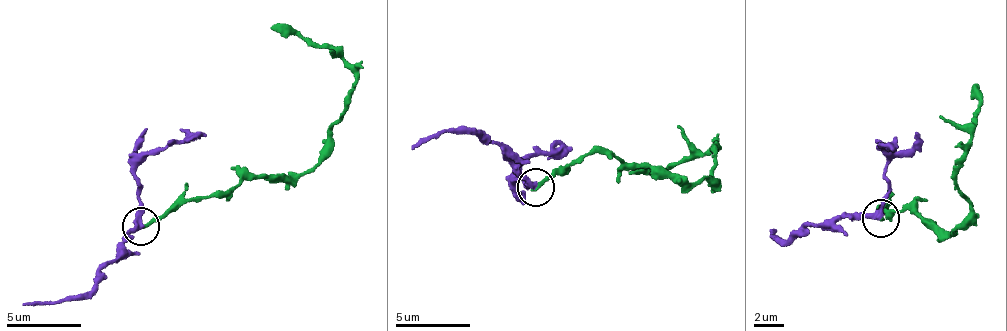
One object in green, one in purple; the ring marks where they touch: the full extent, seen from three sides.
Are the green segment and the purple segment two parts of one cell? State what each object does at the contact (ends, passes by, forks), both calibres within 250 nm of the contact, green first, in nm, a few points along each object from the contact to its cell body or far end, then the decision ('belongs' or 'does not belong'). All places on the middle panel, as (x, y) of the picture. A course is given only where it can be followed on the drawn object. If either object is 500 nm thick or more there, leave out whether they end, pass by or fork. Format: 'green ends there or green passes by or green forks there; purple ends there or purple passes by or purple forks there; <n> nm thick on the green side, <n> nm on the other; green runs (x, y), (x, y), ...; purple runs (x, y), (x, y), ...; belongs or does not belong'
green ends there; purple passes by; 240 nm thick on the green side, 320 nm on the other; green runs (536, 186), (613, 152), (707, 184), (719, 154), (627, 172); purple runs (536, 186), (508, 154), (473, 129), (427, 134), (411, 149); belongs

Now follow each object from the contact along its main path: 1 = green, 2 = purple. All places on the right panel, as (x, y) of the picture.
1: (880, 217), (879, 206), (911, 212), (945, 234), (964, 223), (973, 84)
2: (880, 217), (836, 216), (783, 241), (769, 231), (774, 232)

